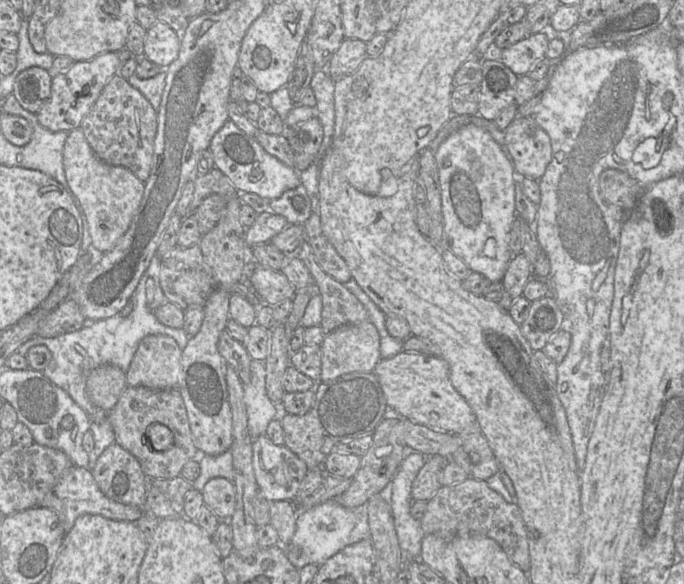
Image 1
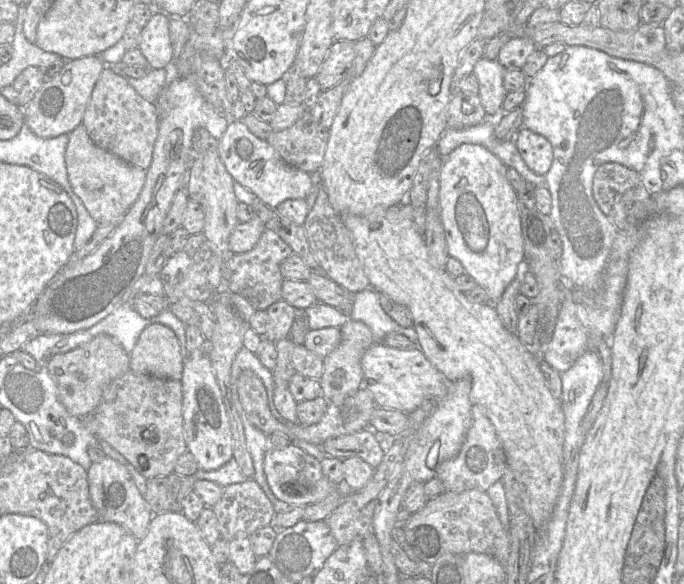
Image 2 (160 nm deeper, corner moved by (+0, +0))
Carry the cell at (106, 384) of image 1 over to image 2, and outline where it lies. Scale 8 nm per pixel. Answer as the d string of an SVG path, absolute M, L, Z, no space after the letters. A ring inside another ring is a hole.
M99 334L85 345L52 356L47 368L56 385L60 402L69 414L83 418L99 405L106 388L130 370L129 363L130 355L115 339Z

